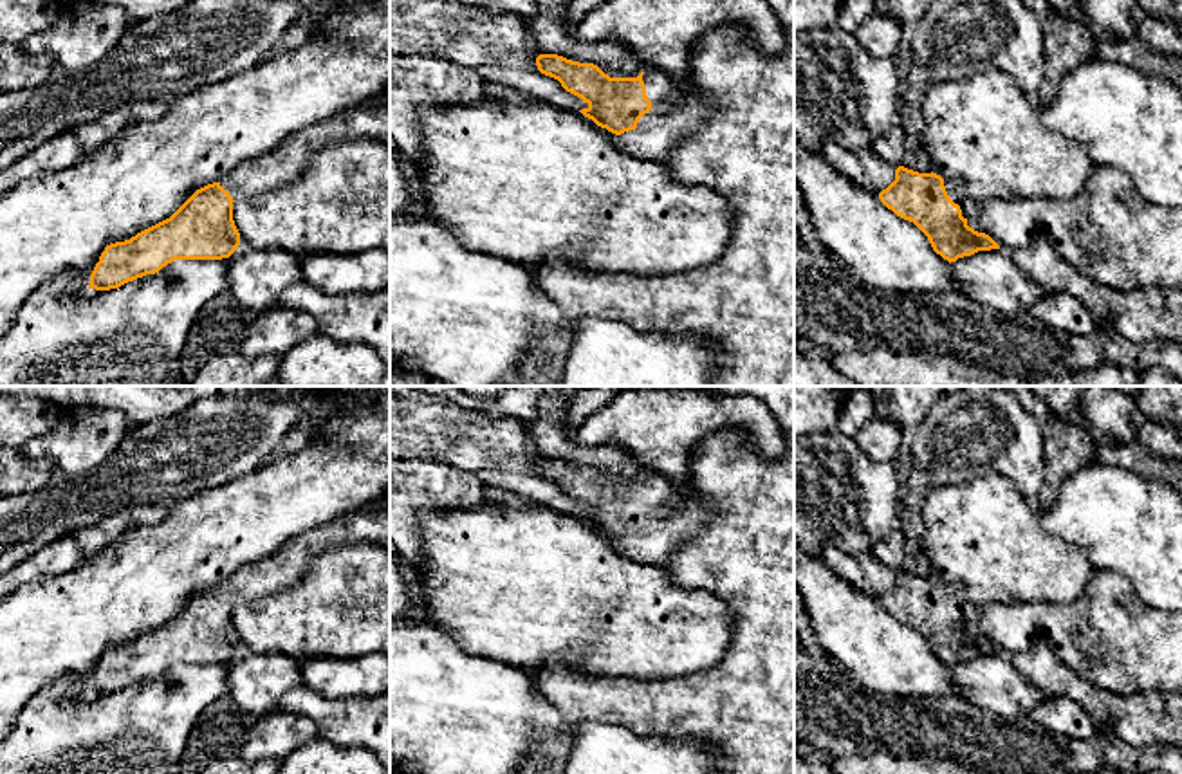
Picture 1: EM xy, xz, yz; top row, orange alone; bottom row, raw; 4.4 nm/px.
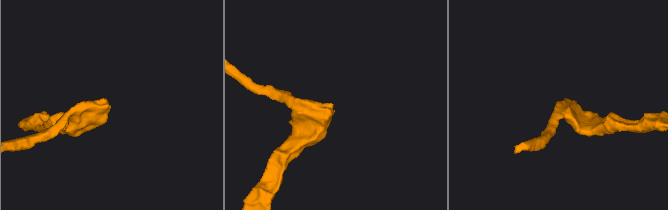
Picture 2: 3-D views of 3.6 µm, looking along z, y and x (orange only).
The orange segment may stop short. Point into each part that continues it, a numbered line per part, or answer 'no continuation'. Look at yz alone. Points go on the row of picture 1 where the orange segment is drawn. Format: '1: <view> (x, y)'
1: yz (953, 186)

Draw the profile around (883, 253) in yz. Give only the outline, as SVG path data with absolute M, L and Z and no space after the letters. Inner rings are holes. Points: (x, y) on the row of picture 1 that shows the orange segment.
M794 139L794 184L801 189L821 244L846 267L859 294L882 294L904 301L910 294L960 292L951 263L937 254L928 236L888 209L877 193L841 175L821 152Z

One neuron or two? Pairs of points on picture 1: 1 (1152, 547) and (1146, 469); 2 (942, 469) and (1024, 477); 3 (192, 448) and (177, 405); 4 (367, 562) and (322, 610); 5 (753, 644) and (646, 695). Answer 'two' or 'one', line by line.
1: two
2: one
3: two
4: one
5: one

